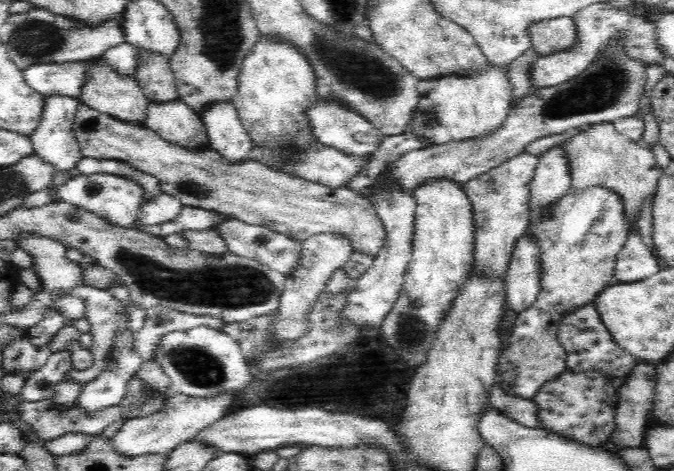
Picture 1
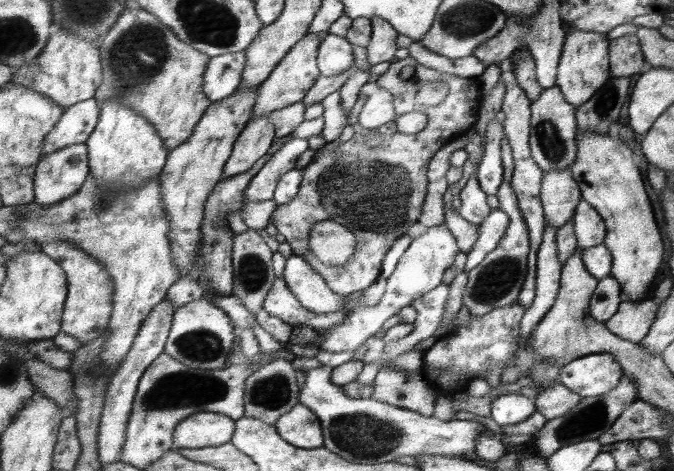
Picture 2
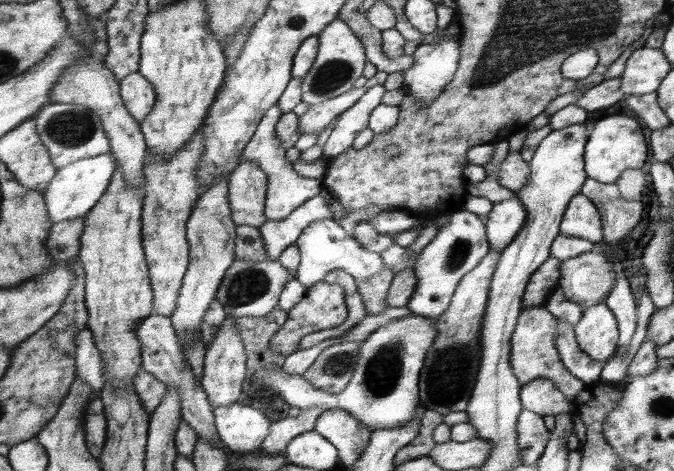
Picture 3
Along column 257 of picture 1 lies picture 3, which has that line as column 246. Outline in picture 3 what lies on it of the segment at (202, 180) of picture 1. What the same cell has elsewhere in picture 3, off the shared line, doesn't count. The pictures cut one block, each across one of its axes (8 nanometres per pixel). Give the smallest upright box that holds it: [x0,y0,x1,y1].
[229,161,270,227]

